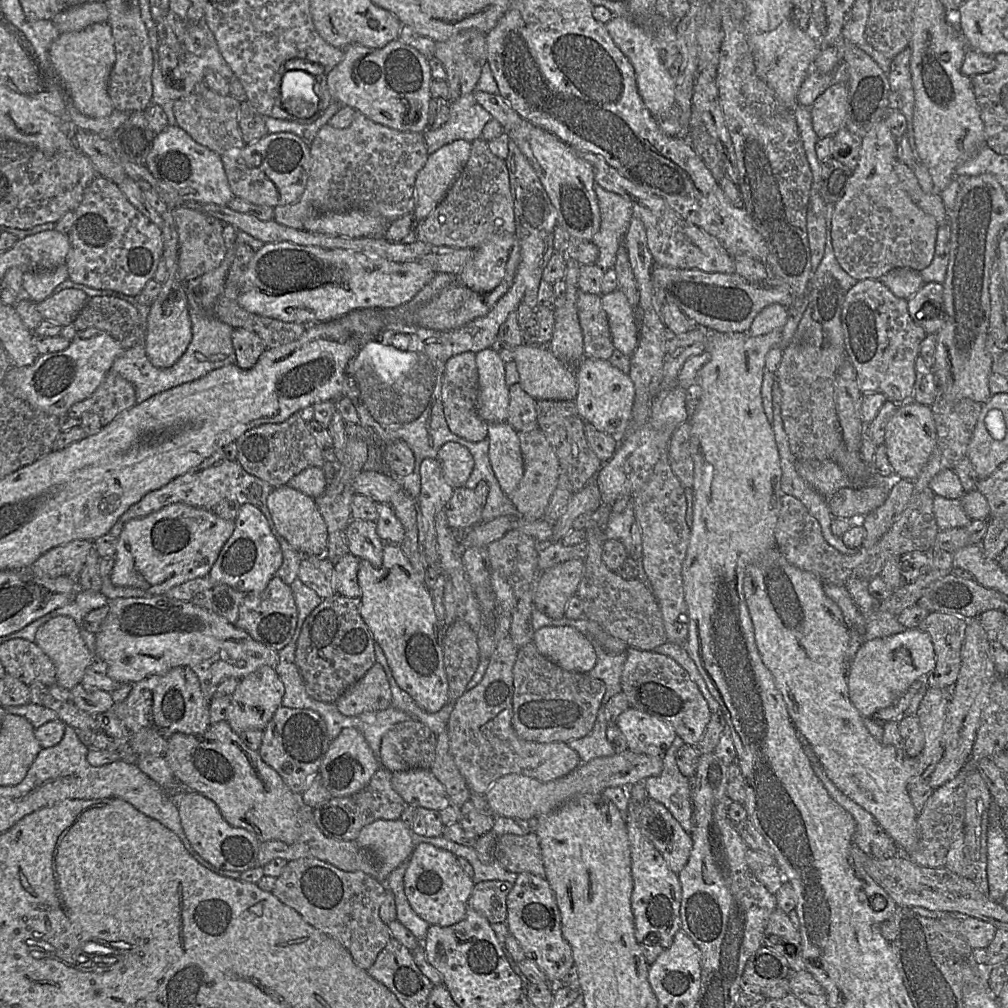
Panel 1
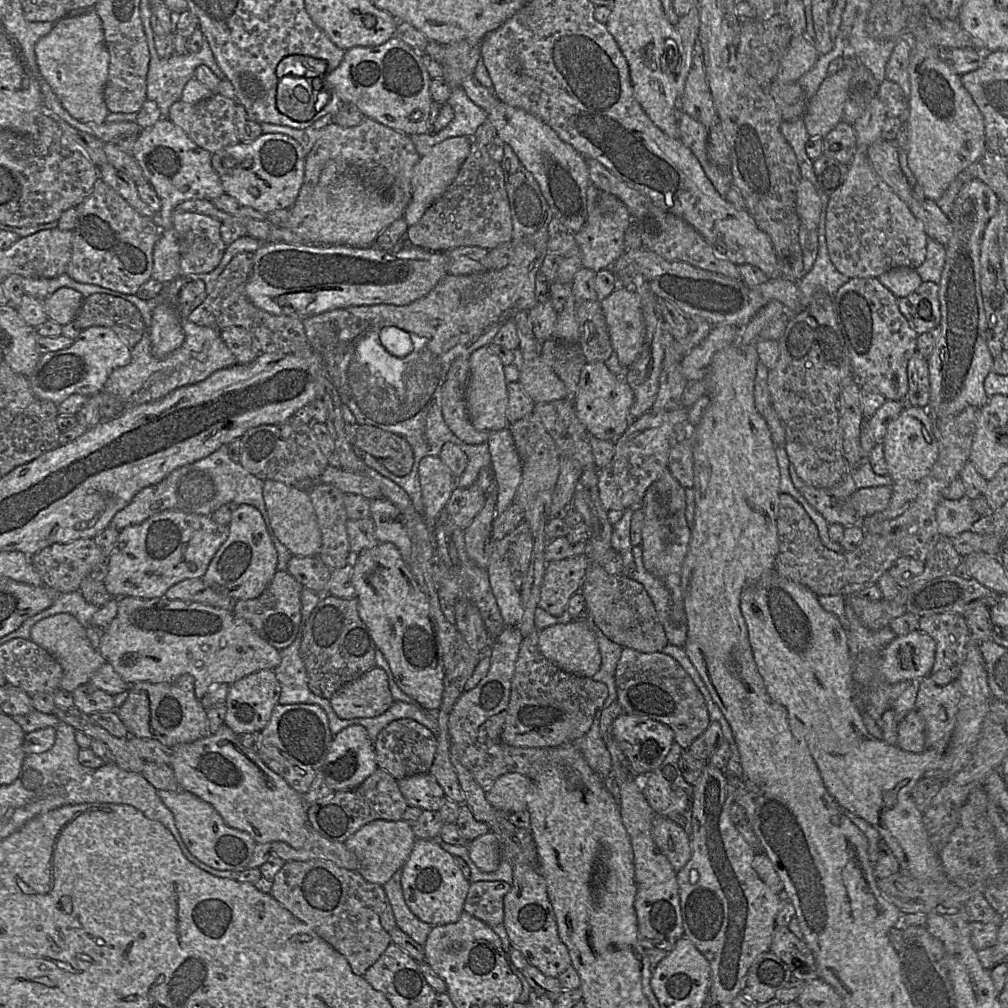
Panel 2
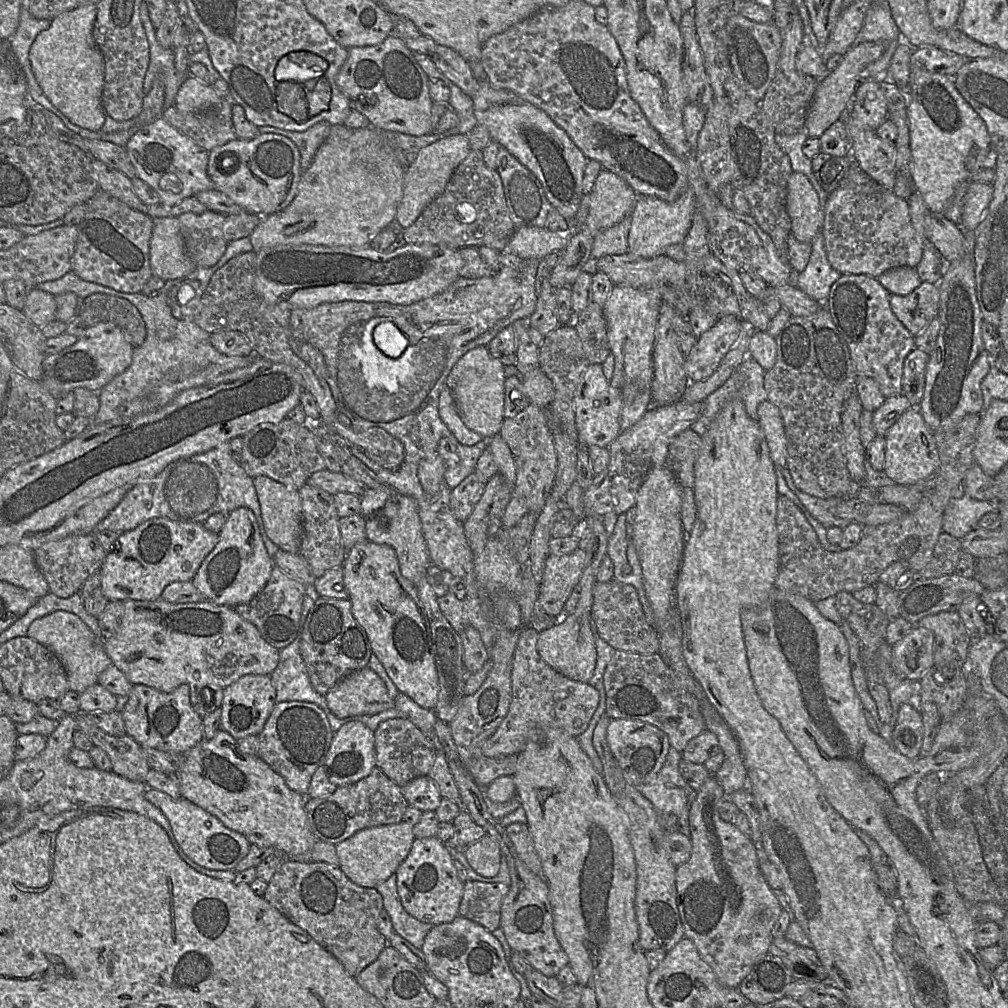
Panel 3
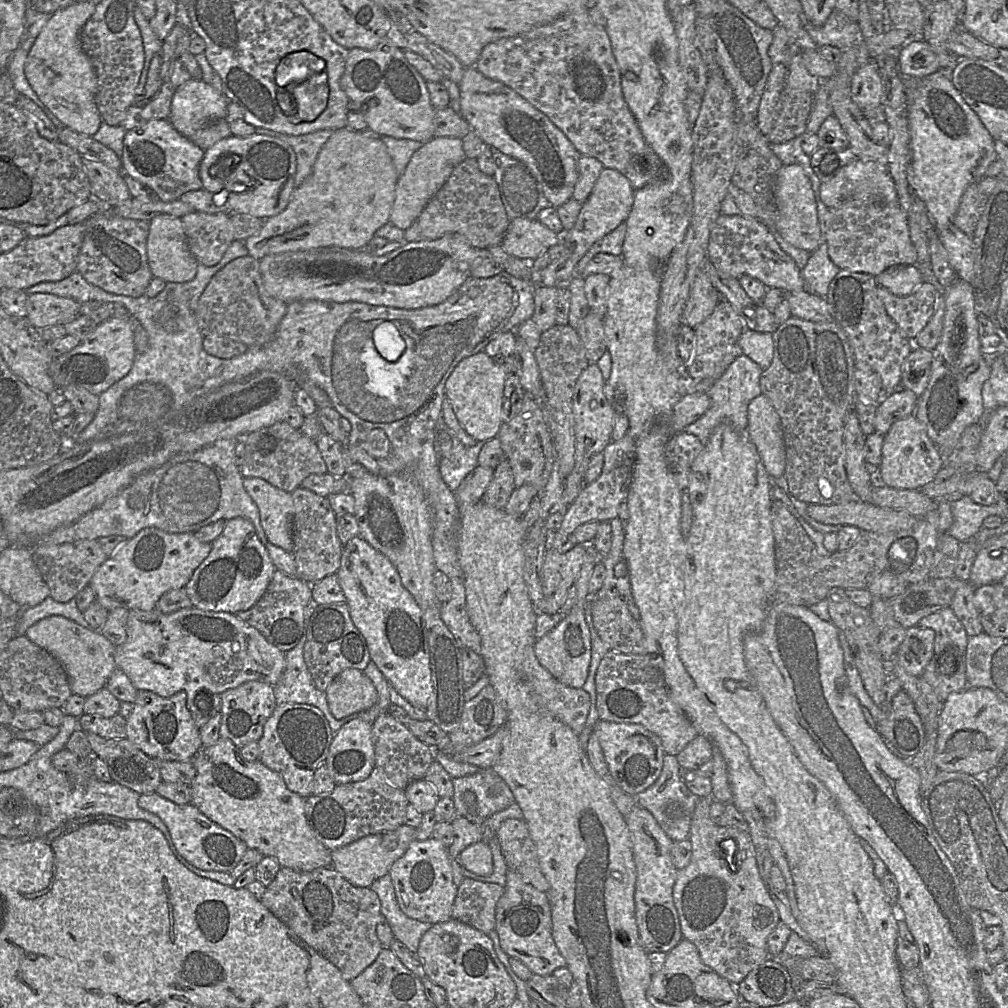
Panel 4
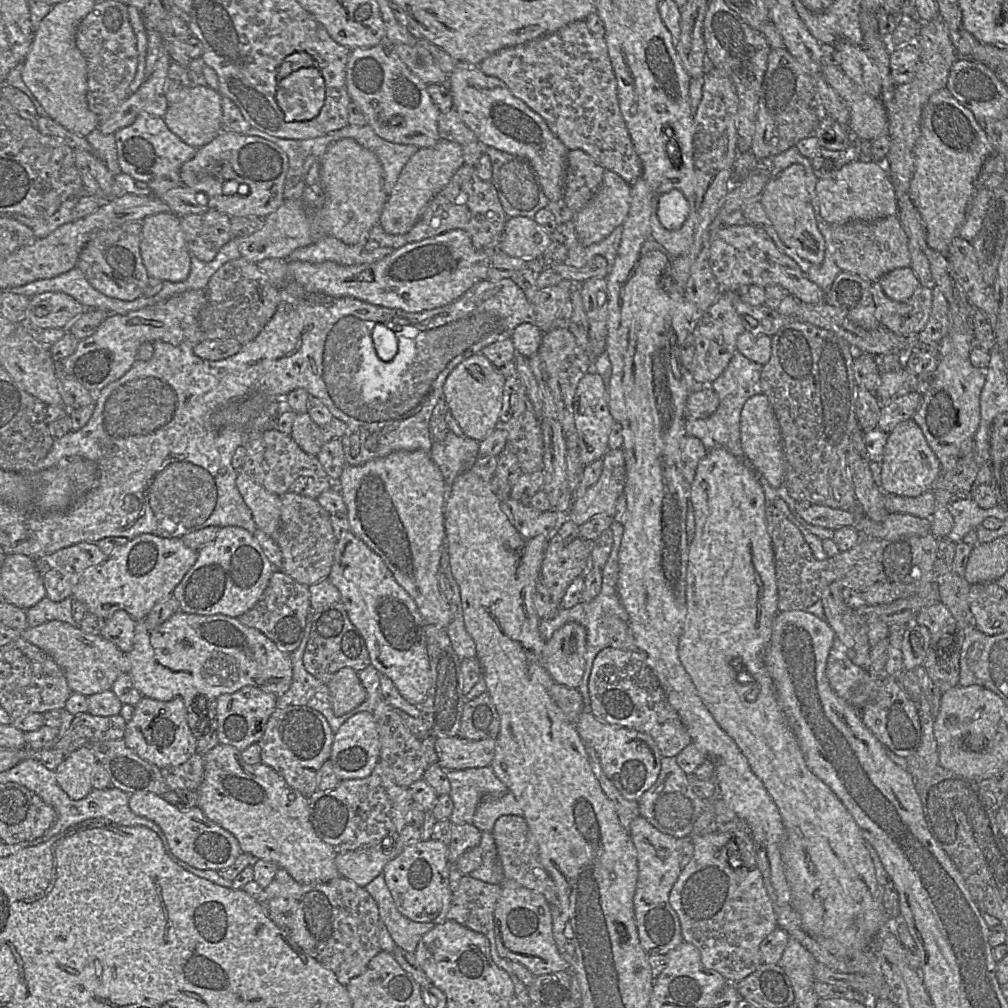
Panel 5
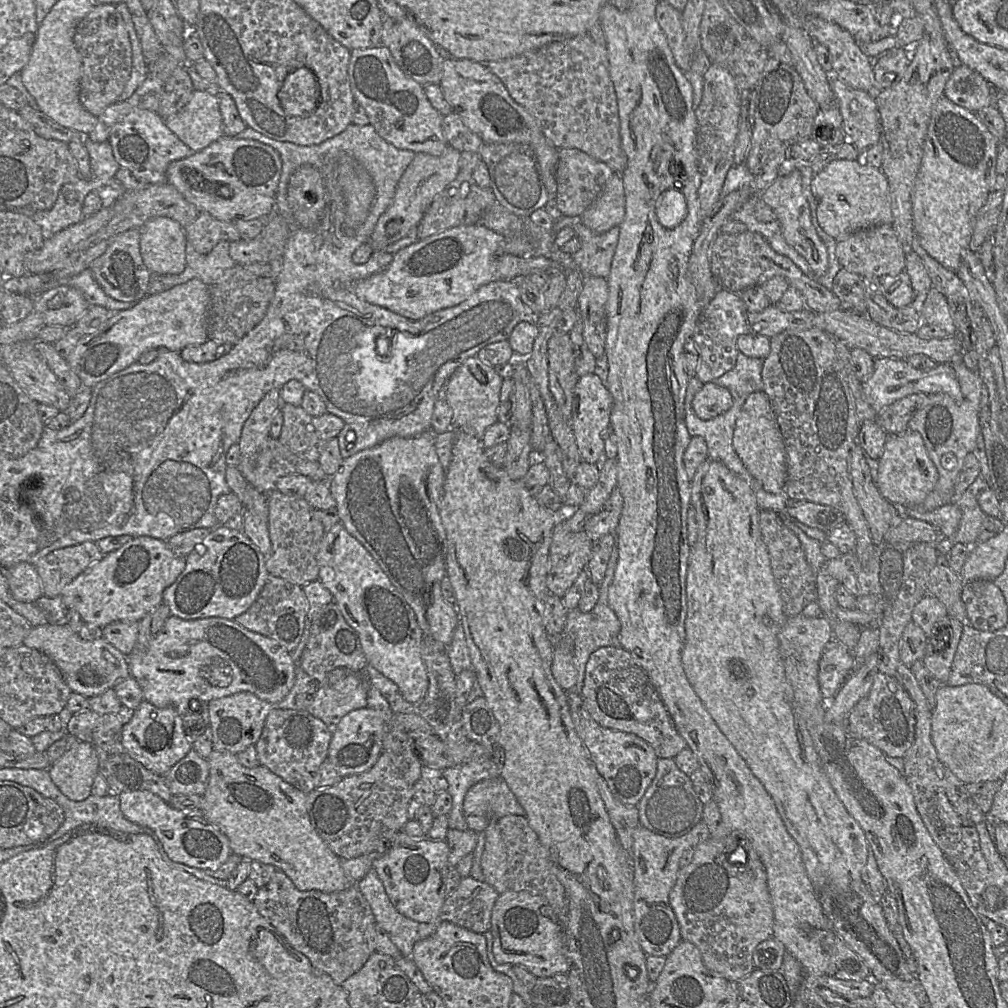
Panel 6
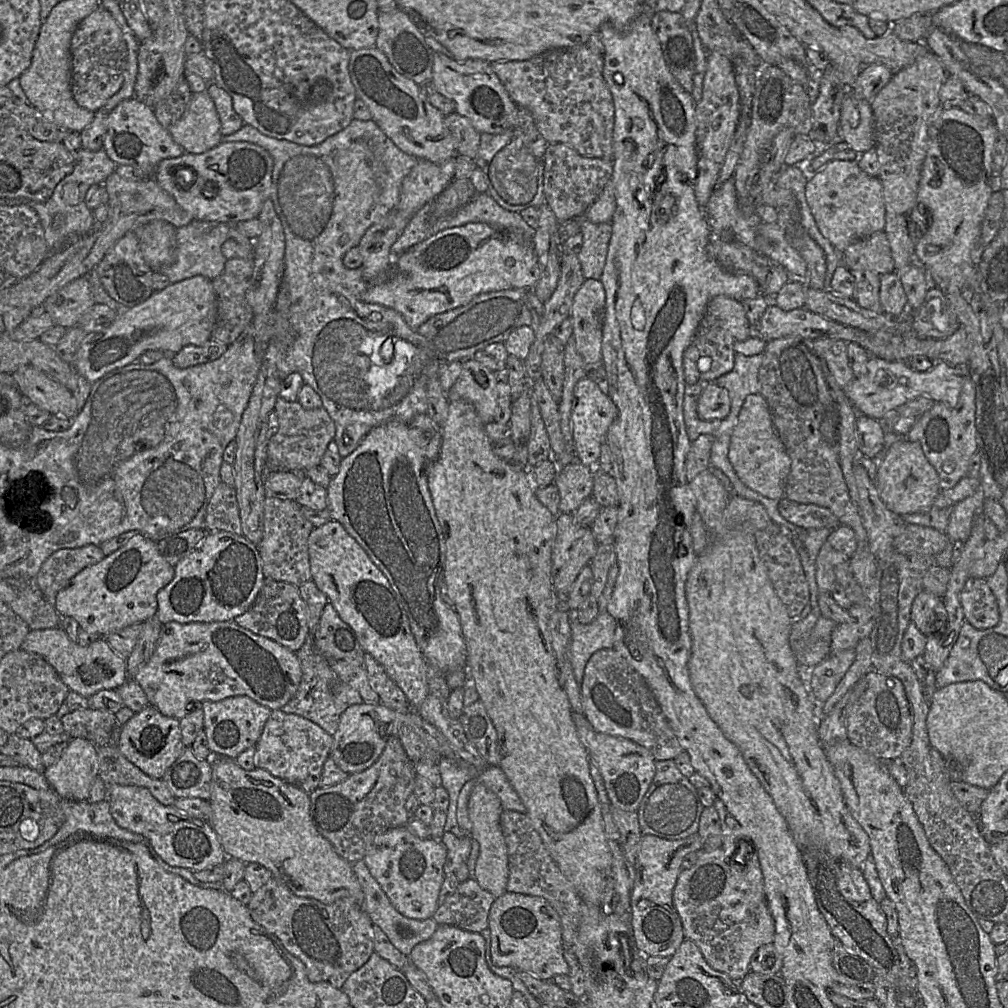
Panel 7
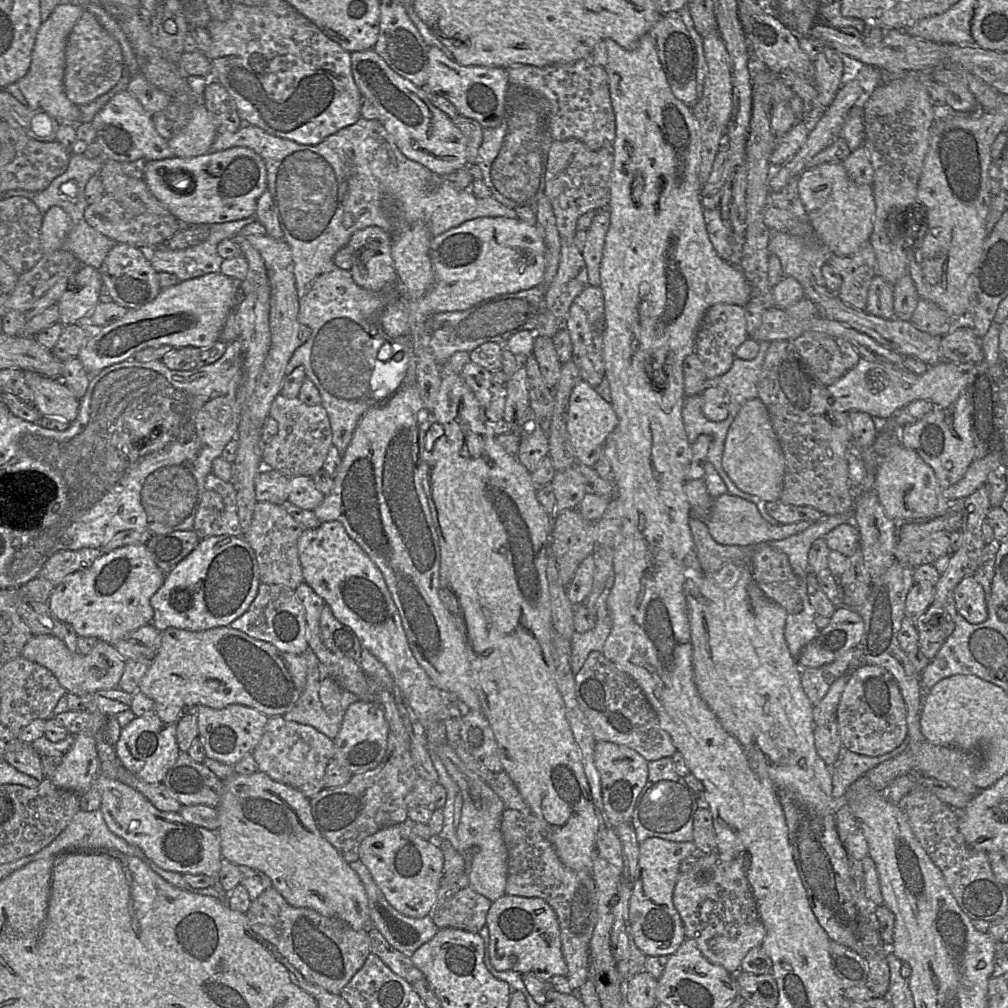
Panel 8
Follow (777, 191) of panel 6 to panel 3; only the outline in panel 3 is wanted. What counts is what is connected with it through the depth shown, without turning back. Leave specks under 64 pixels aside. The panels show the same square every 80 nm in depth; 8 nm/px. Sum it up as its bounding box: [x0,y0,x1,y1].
[786,172,824,243]

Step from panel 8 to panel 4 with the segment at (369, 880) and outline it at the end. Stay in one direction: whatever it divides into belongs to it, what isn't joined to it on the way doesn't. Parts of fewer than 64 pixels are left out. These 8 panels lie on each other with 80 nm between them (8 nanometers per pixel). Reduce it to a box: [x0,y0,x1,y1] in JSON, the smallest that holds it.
[370,874,432,953]

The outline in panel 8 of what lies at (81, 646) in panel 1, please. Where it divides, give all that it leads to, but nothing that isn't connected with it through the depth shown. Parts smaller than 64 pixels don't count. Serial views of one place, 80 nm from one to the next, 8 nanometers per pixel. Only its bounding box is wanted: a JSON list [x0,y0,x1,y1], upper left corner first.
[22,635,126,696]

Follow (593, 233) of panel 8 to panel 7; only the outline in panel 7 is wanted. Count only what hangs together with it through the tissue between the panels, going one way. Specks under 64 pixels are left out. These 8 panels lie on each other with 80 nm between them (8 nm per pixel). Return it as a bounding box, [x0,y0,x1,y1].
[577,218,612,280]

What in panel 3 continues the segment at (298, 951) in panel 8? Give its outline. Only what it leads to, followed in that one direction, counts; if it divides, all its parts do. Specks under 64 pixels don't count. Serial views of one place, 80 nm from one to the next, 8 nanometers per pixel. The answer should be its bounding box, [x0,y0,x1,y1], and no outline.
[263,859,388,978]

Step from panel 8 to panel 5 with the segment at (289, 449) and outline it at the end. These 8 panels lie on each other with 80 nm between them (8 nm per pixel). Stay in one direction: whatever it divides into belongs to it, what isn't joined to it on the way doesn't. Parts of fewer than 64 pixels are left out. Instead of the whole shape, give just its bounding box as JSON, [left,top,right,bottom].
[290,413,346,456]

